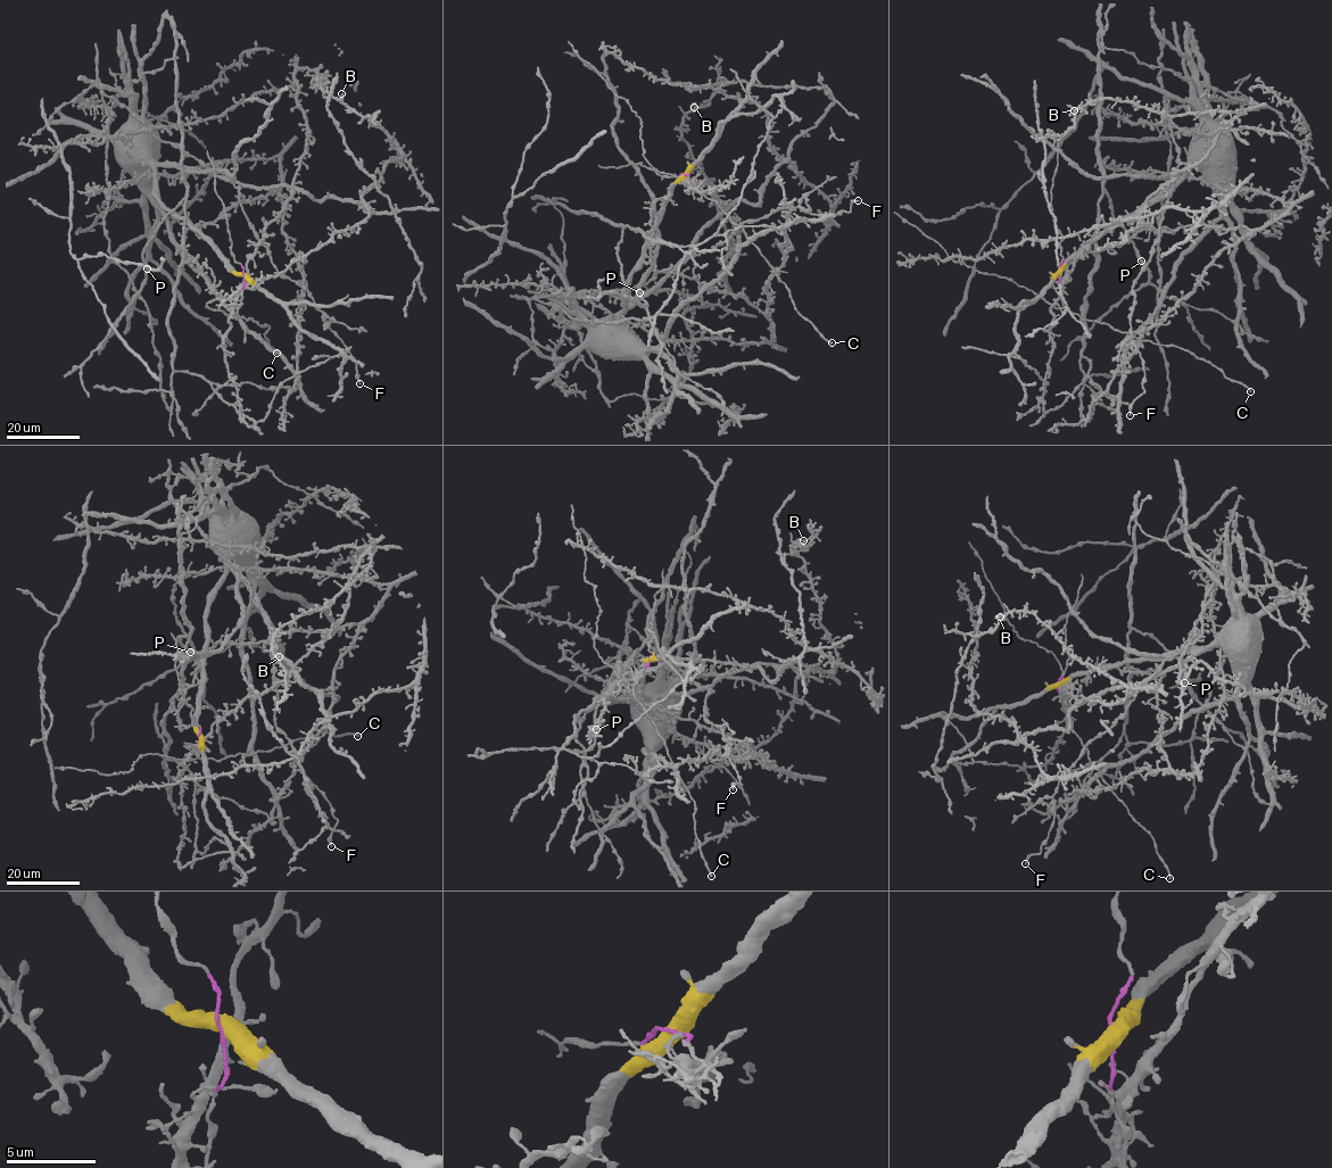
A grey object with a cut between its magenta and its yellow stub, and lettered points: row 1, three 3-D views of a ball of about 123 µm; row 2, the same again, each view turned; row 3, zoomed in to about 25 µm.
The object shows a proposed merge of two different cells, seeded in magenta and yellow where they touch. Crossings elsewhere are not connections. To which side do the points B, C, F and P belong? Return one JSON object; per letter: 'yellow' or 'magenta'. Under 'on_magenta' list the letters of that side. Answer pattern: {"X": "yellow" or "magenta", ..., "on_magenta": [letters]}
{"B": "magenta", "C": "magenta", "F": "yellow", "P": "yellow", "on_magenta": ["B", "C"]}

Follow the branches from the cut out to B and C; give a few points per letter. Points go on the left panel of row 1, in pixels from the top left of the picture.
B: (243, 276), (240, 290), (306, 147), (298, 68), (341, 94)
C: (243, 276), (238, 316), (251, 317), (261, 325), (269, 325), (264, 334), (276, 353)

